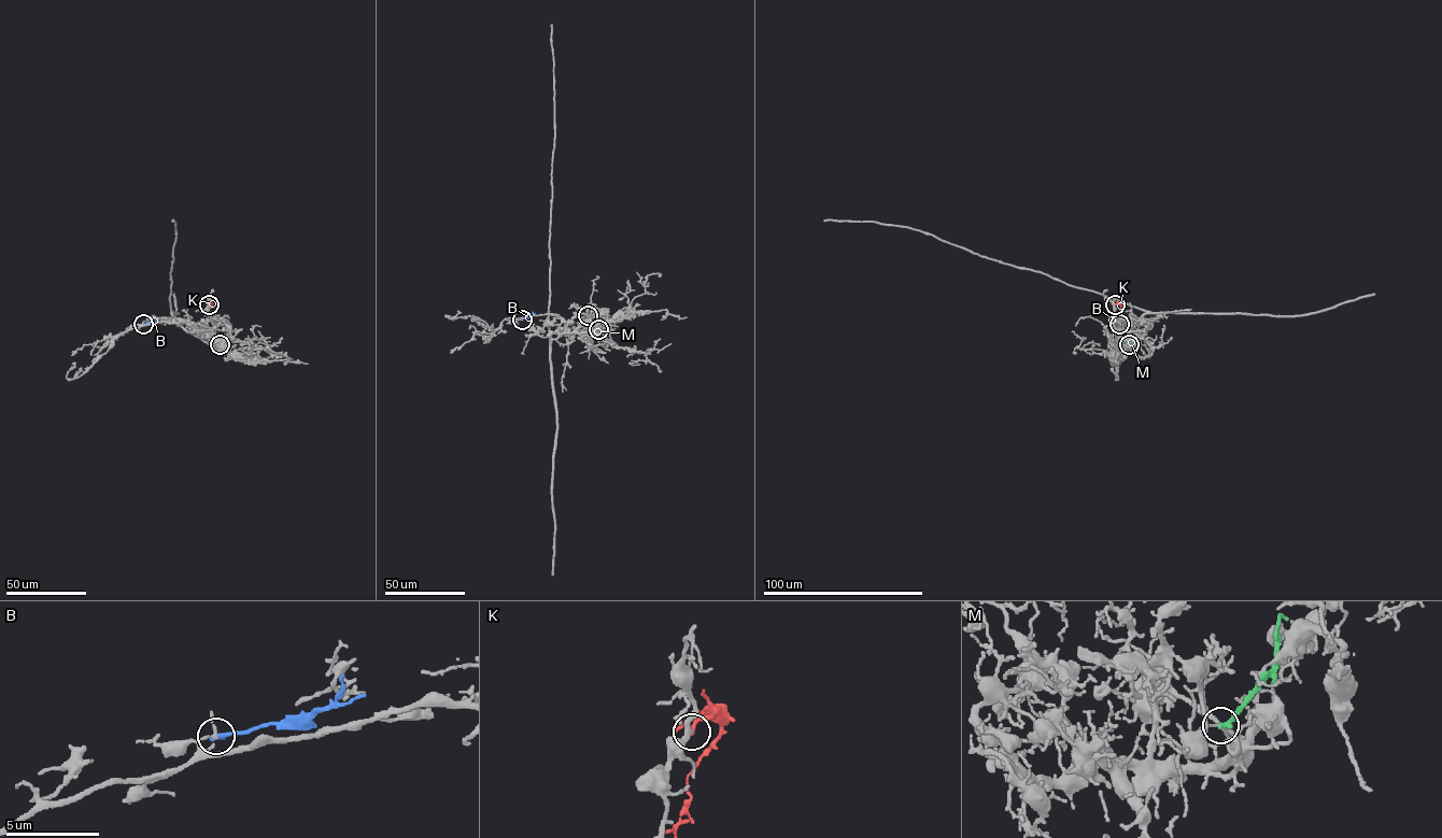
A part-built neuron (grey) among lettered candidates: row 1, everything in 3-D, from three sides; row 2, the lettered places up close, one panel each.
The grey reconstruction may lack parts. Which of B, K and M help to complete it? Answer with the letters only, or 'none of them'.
K

